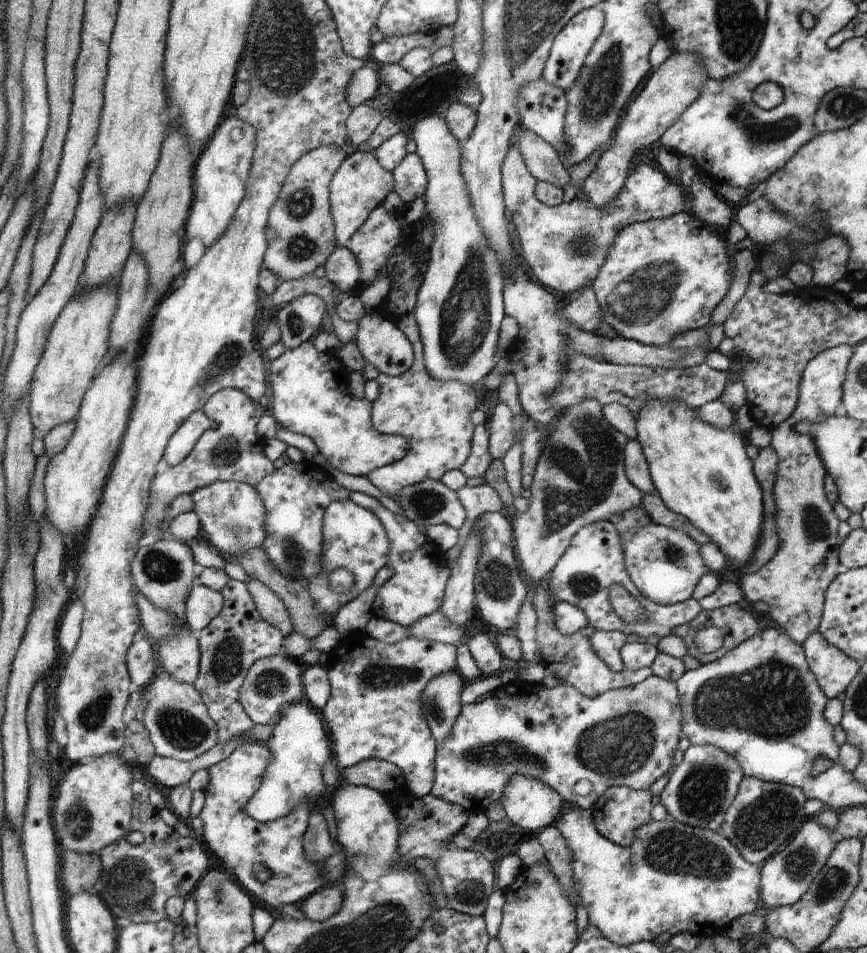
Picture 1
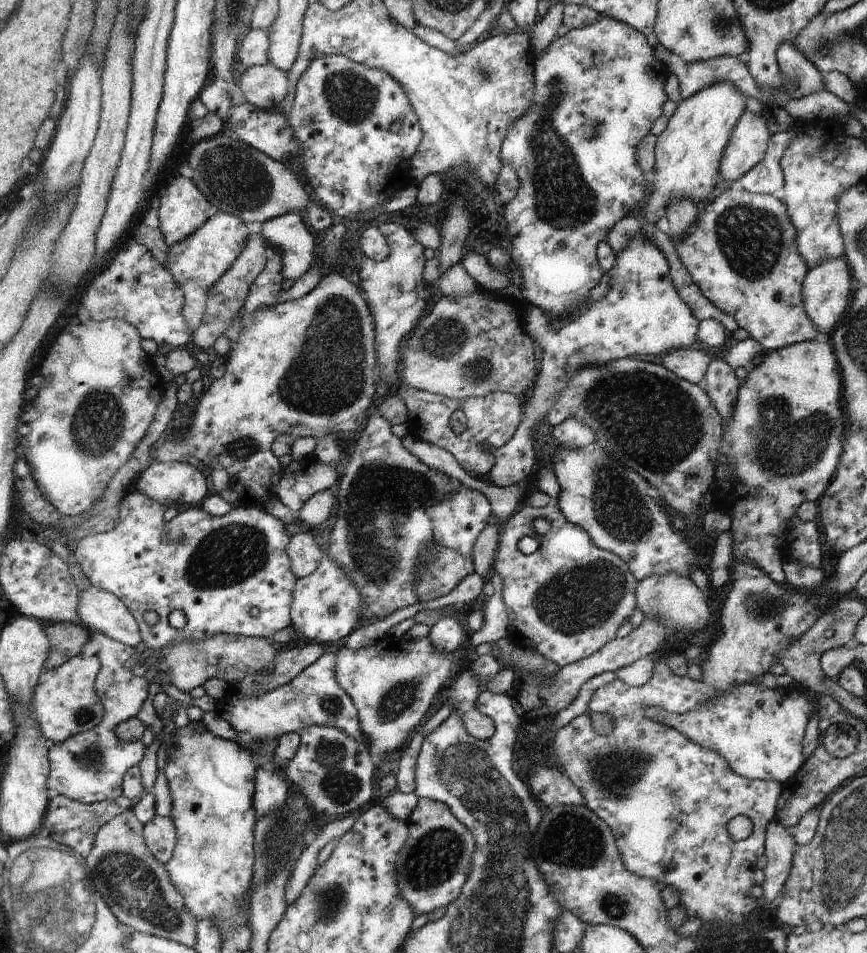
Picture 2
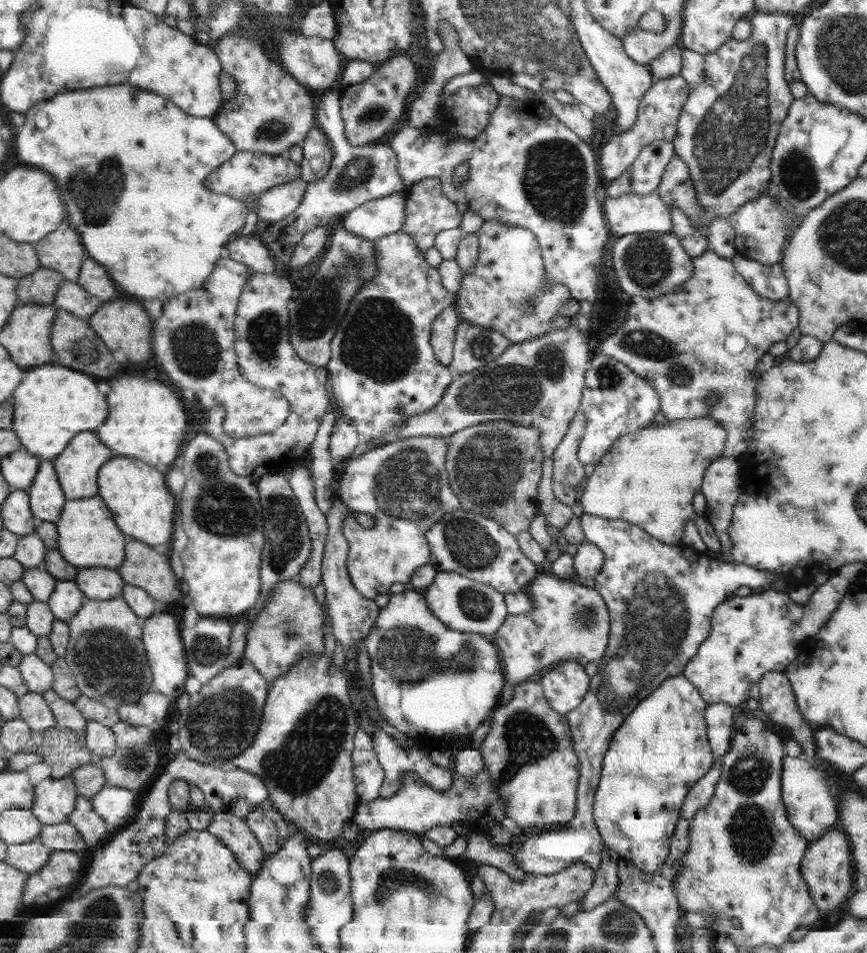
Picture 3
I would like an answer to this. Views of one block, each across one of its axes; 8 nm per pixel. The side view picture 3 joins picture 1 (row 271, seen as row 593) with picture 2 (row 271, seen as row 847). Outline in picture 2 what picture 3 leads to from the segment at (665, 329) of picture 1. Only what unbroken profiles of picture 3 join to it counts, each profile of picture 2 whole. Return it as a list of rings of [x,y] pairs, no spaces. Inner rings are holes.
[[[604,14],[598,16],[598,20],[592,26],[586,28],[569,30],[564,36],[556,37],[546,50],[546,54],[534,61],[534,98],[532,106],[528,112],[524,113],[508,128],[500,150],[500,160],[502,164],[509,164],[518,174],[519,188],[514,199],[504,206],[501,206],[501,213],[508,224],[508,232],[512,236],[512,250],[509,251],[511,265],[520,266],[522,270],[522,284],[518,286],[526,302],[542,309],[542,312],[548,312],[552,317],[558,317],[566,310],[581,309],[582,305],[590,297],[590,290],[600,282],[604,276],[603,270],[598,265],[596,257],[596,248],[600,242],[607,242],[608,232],[622,220],[631,214],[632,209],[642,205],[642,199],[646,193],[650,192],[649,176],[644,170],[636,164],[636,146],[640,140],[650,134],[654,121],[662,115],[662,106],[669,100],[665,93],[665,82],[669,68],[663,62],[660,62],[652,47],[648,45],[646,37],[628,24],[622,24],[614,18],[608,18]]]

